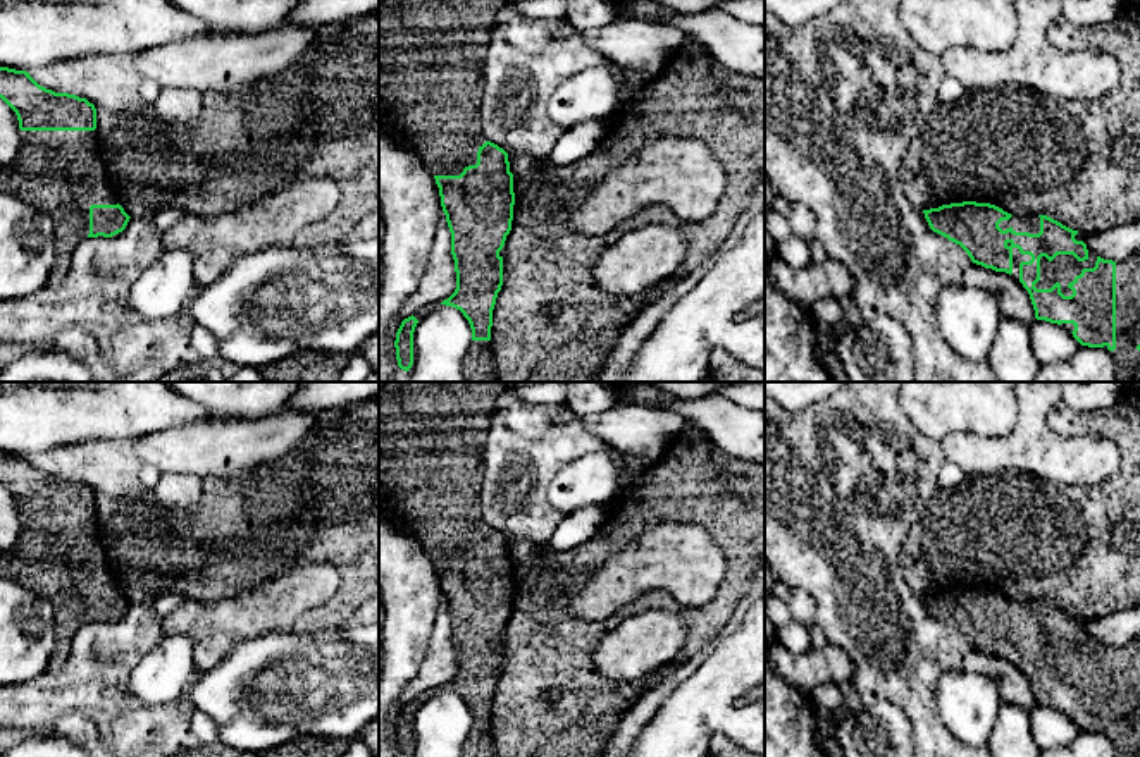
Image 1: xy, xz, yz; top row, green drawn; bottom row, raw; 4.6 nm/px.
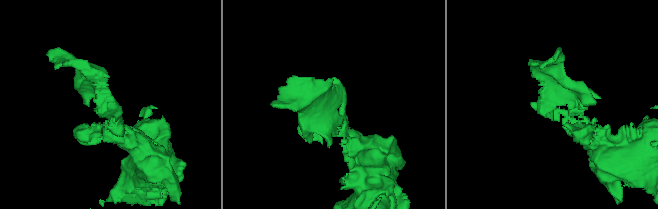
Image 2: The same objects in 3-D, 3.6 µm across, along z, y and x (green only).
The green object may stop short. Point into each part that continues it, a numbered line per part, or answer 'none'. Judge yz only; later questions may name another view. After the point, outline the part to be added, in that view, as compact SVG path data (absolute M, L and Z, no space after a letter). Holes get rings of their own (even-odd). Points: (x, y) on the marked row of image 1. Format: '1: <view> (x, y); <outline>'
1: yz (1063, 269); M1088 251L1085 262L1078 262L1073 255L1057 255L1052 262L1045 256L1040 258L1040 280L1035 284L1037 289L1050 289L1056 282L1061 284L1061 292L1071 296L1073 291L1068 287L1083 268L1094 268L1097 255Z

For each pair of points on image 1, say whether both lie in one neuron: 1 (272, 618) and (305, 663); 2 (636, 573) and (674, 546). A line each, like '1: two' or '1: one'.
1: two
2: one

